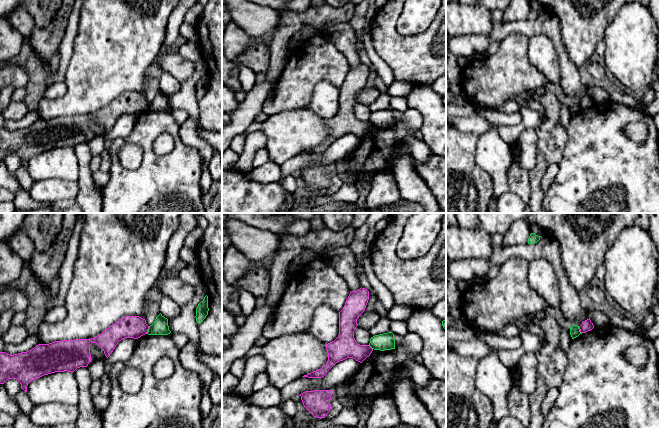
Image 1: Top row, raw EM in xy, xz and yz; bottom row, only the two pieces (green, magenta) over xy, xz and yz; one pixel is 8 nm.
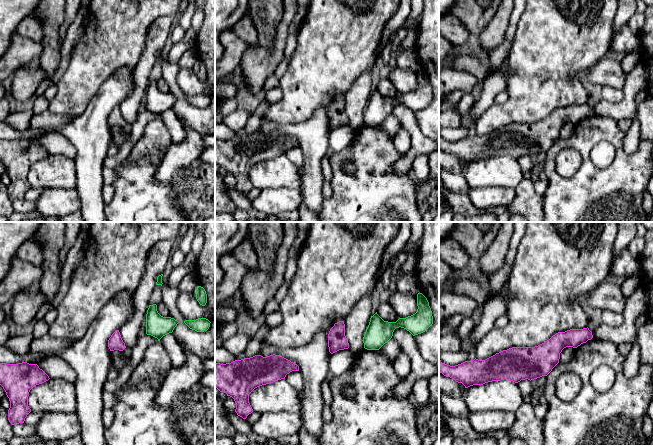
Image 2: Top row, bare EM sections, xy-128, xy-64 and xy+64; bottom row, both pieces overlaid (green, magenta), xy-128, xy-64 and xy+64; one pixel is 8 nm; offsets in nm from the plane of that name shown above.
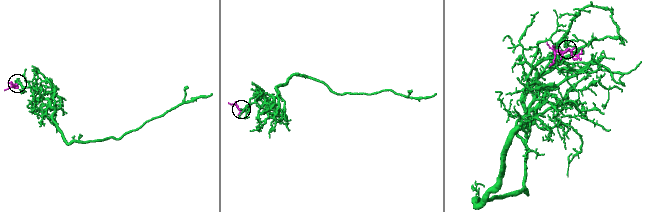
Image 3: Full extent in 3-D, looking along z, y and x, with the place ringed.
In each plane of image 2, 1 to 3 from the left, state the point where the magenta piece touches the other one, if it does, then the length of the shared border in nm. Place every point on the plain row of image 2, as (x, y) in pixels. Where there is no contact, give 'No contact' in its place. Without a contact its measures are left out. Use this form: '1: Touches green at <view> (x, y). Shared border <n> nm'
1: No contact
2: No contact
3: No contact

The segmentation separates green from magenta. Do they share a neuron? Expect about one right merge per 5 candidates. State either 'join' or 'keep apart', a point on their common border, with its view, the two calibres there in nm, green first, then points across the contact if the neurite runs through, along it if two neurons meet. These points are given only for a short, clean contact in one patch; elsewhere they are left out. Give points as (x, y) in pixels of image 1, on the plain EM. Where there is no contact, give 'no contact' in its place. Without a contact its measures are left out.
keep apart; contact xy (148, 106); calibres 130 and 180 nm; border xy (149, 102), (146, 109)

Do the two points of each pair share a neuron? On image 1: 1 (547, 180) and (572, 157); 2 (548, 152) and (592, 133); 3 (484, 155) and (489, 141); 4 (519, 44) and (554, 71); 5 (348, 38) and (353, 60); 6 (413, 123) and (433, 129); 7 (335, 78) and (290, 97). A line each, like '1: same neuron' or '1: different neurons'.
1: different neurons
2: different neurons
3: same neuron
4: different neurons
5: same neuron
6: different neurons
7: same neuron

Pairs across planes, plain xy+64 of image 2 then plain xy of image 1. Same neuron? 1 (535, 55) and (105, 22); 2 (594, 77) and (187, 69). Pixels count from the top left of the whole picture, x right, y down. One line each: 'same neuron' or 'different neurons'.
1: same neuron
2: same neuron

